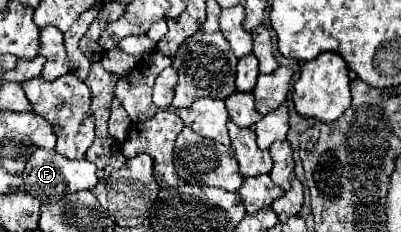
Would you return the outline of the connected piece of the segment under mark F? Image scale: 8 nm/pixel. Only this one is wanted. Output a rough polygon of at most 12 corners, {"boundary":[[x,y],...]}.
{"boundary":[[36,150],[24,188],[42,202],[98,184],[96,166]]}

